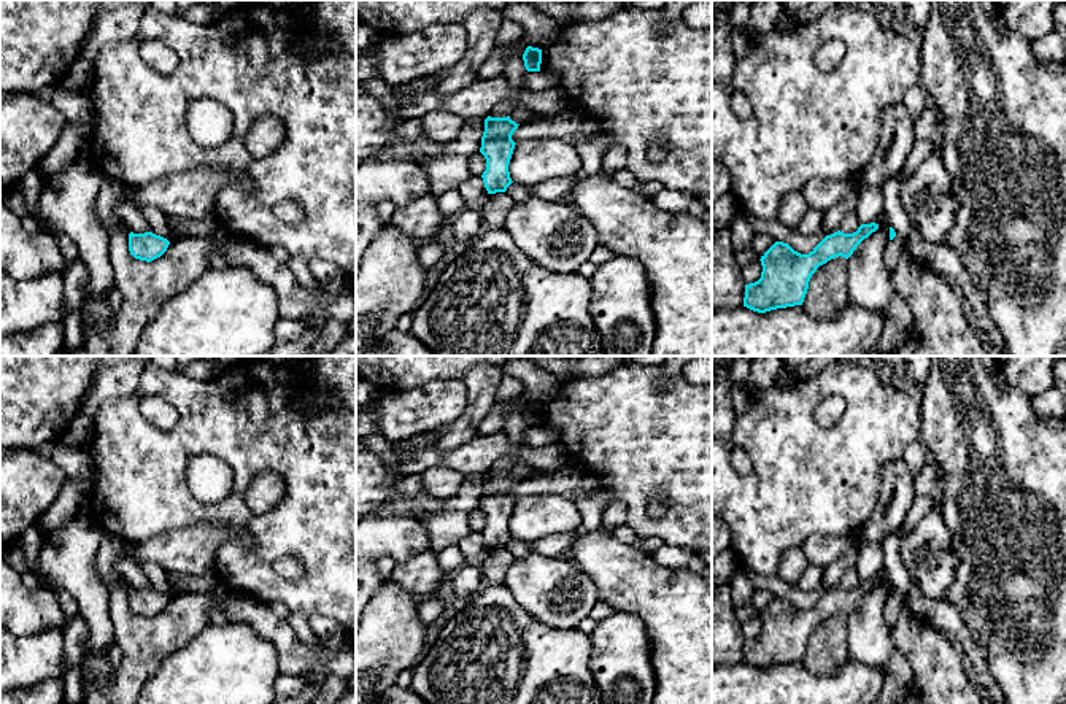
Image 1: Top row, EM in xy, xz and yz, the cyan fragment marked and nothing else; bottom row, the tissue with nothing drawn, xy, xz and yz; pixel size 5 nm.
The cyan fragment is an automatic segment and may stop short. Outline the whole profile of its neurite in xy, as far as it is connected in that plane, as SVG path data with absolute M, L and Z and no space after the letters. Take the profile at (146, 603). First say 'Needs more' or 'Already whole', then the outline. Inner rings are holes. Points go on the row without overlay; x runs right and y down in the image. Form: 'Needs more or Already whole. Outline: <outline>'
Already whole. Outline: M153 588L145 590L129 590L129 607L135 615L151 618L157 613L160 613L170 598L160 591L156 591Z

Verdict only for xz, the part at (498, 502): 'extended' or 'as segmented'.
as segmented

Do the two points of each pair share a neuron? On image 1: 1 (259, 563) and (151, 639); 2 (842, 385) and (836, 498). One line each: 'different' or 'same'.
1: different
2: same

